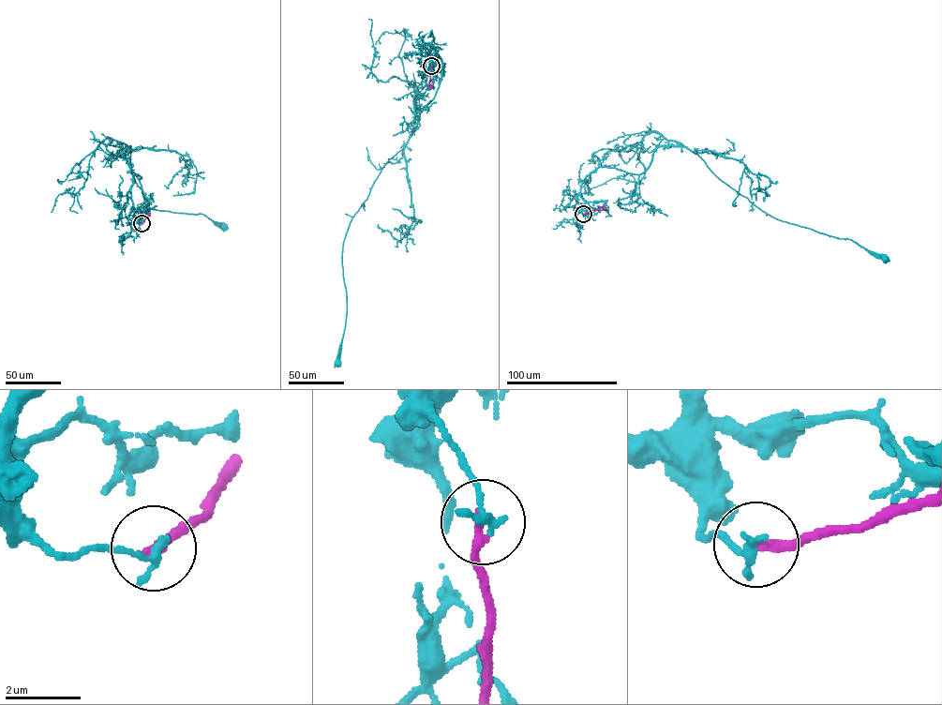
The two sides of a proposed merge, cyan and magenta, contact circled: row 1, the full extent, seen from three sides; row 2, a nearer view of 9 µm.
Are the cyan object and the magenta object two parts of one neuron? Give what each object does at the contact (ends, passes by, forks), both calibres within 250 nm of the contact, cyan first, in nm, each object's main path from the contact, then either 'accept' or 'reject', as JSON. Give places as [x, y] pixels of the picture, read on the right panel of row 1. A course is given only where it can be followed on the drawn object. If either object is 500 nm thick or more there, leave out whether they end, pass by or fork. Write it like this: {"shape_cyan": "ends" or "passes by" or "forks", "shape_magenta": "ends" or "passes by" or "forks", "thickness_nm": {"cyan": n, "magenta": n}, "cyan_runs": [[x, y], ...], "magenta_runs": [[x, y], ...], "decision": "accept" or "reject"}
{"shape_cyan": "ends", "shape_magenta": "ends", "thickness_nm": {"cyan": 260, "magenta": 260}, "cyan_runs": [[583, 214], [581, 183], [597, 169], [640, 173], [657, 147], [683, 146], [771, 217], [851, 239], [885, 257]], "magenta_runs": [[583, 214], [601, 210], [605, 203]], "decision": "reject"}

